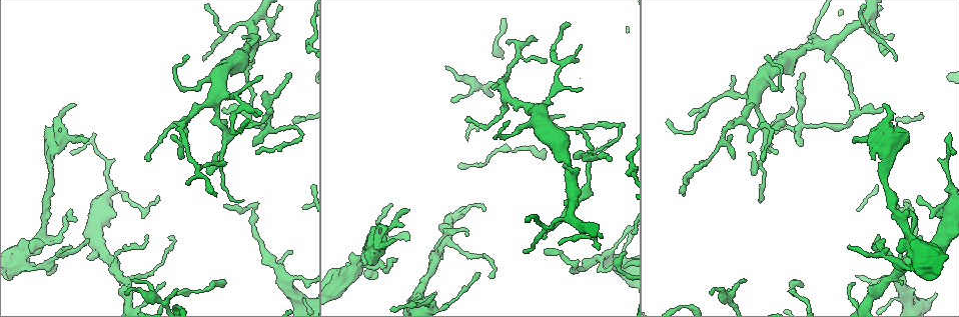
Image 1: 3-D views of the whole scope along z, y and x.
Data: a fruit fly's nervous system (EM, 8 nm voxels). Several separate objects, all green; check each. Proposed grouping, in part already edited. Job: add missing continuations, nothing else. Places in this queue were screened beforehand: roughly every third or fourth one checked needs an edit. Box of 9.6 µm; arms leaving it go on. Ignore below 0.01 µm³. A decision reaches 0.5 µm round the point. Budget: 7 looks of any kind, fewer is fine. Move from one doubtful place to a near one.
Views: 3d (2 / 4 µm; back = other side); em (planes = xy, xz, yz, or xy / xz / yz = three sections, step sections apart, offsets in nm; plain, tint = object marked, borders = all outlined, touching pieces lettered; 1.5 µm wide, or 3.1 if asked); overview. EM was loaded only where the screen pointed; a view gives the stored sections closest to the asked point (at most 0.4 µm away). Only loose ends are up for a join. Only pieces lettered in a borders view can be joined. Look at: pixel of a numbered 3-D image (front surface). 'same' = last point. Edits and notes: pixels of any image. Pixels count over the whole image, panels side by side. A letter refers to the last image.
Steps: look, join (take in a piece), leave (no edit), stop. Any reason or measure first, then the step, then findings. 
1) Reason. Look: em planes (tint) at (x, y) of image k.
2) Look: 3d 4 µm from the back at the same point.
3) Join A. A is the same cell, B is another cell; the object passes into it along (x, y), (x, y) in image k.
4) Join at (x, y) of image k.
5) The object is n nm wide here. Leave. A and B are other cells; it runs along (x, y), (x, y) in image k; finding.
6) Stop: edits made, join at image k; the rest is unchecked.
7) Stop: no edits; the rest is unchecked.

End of a long branch. Look: 3d 4 µm at (226, 203) of image 1.

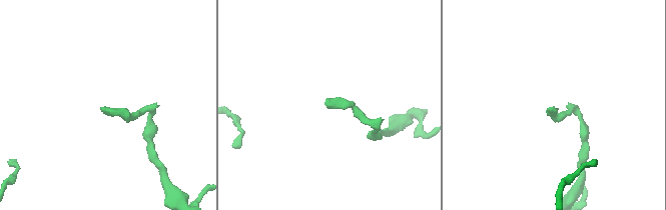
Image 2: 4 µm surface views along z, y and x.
Look: em planes (tint) at (549, 107) of image 2.

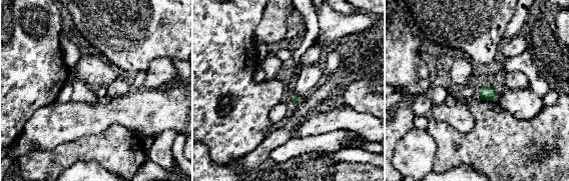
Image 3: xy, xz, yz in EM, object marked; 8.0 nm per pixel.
Look: em planes (borders) at the same point.

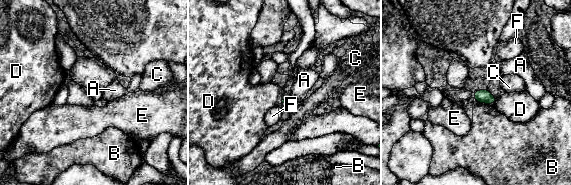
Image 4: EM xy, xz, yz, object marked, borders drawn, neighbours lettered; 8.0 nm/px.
Leave. A, B, C, D, E and F are other cells; no lettered piece goes on from it.

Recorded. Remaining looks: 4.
Free end. Look: 3d 2 µm at (801, 282) of image 1.

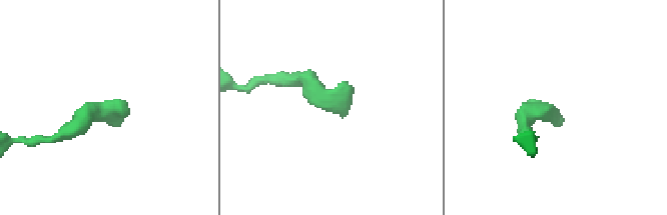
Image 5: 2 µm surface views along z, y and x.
Look: em planes (borders) at (117, 113) of image 5.

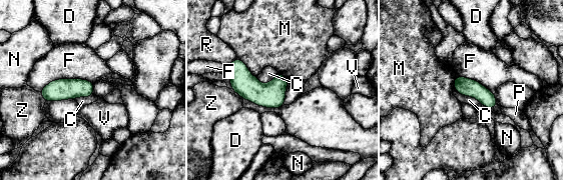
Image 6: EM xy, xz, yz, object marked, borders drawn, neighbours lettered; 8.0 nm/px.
Leave. C, D, F, M, N, P, R, V and Z are other cells; no lettered piece goes on from it.

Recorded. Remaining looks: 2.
Branch stops here. Look: em xy step 8 (tint) at (684, 196) of image 1.

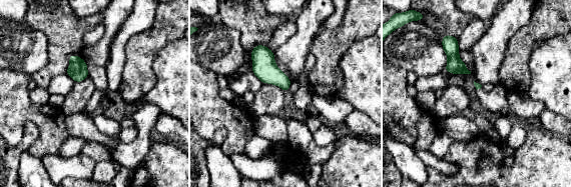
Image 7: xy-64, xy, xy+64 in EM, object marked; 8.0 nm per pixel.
Cut it another way. Look: em planes (borders) at the same point.

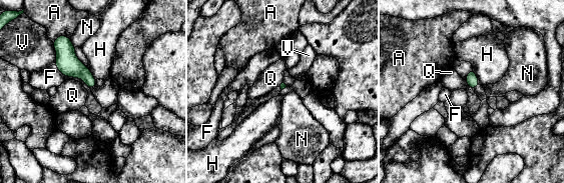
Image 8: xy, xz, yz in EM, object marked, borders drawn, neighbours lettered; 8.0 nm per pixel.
Leave. A, F, H, N, Q and V are other cells; none of them fits.

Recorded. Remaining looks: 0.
Stop: no edits; the rest is unchecked.

